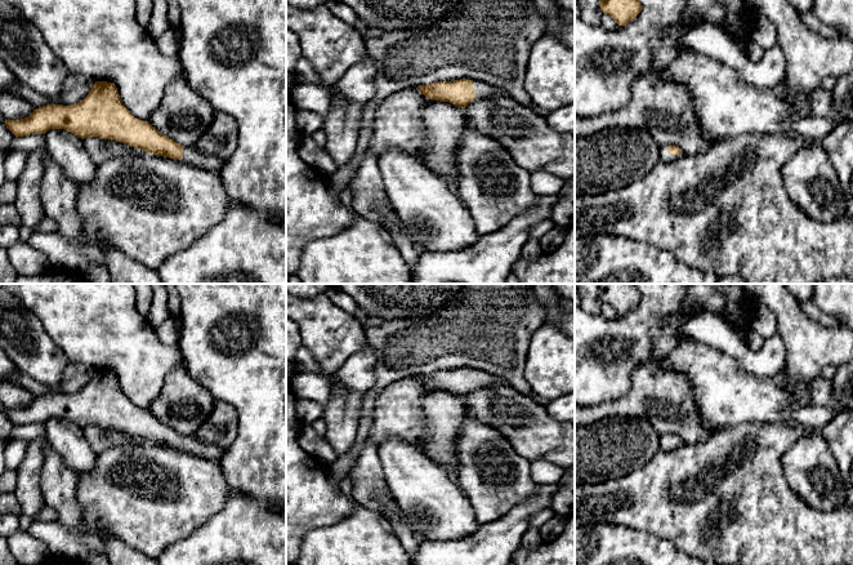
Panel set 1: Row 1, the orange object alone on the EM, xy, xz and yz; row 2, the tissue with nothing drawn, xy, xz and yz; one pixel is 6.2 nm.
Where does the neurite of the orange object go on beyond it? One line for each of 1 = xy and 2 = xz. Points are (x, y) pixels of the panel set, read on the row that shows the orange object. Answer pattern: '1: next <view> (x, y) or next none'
1: next xy (192, 155)
2: next xz (482, 89)

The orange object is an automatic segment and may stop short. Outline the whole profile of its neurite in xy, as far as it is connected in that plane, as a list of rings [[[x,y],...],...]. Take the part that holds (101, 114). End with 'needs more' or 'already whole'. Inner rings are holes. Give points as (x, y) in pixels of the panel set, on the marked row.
[[[95,81],[88,95],[75,104],[48,104],[35,108],[28,117],[4,123],[15,137],[64,129],[81,139],[99,137],[119,141],[147,154],[182,160],[214,173],[219,173],[225,164],[201,154],[195,146],[177,143],[148,121],[134,117],[122,104],[116,85],[107,81]]]; needs more

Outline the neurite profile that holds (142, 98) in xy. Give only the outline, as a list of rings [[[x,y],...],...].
[[[5,0],[21,10],[43,35],[46,45],[61,59],[70,75],[80,75],[95,81],[115,84],[122,104],[134,117],[148,121],[161,103],[166,86],[180,74],[178,57],[164,55],[147,27],[137,19],[135,0]]]

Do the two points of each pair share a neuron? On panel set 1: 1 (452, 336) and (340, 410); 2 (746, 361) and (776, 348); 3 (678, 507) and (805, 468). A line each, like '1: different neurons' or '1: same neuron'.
1: different neurons
2: same neuron
3: different neurons

